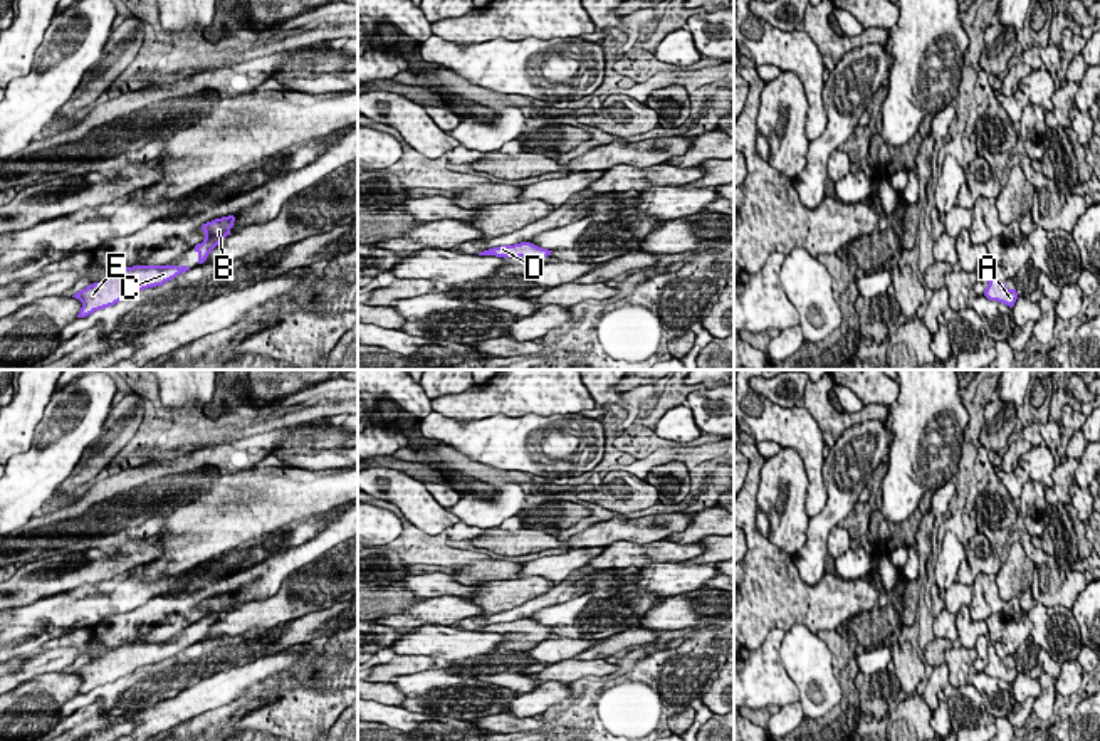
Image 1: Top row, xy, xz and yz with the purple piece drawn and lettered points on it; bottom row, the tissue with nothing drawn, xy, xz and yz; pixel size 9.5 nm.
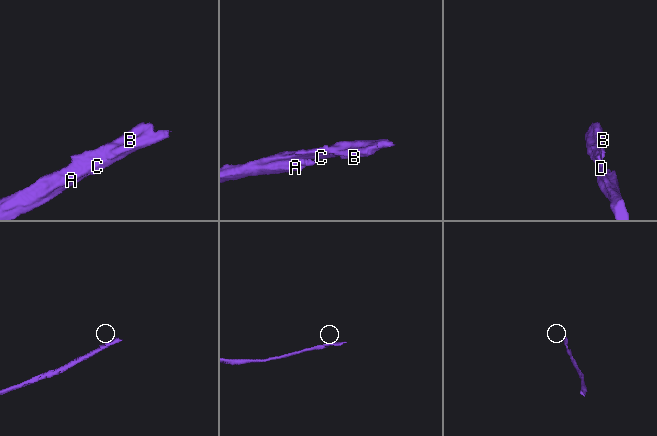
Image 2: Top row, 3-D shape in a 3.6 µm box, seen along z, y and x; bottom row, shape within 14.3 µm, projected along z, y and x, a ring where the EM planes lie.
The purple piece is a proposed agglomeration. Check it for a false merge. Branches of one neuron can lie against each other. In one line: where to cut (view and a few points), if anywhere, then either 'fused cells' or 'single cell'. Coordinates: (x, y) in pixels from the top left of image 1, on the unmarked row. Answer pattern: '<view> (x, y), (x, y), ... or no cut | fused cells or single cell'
no cut | single cell

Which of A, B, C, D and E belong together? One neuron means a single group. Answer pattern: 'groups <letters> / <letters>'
groups A B C D E

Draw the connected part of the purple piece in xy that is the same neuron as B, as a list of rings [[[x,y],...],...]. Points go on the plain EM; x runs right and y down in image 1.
[[[222,593],[202,602],[205,608],[205,615],[202,620],[195,622],[195,628],[198,630],[198,640],[203,640],[208,630],[227,613],[230,612],[230,605],[233,603],[235,593]]]

